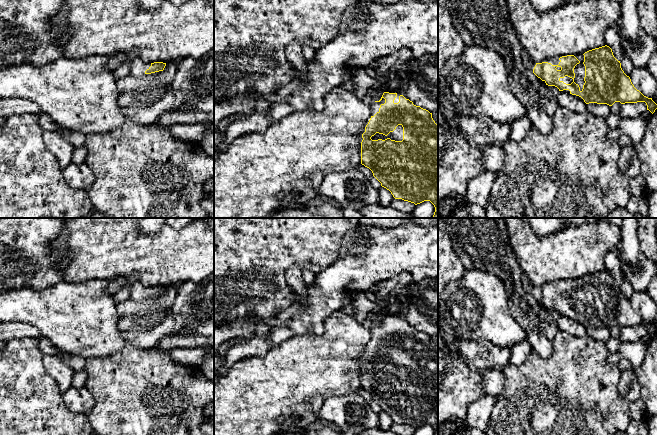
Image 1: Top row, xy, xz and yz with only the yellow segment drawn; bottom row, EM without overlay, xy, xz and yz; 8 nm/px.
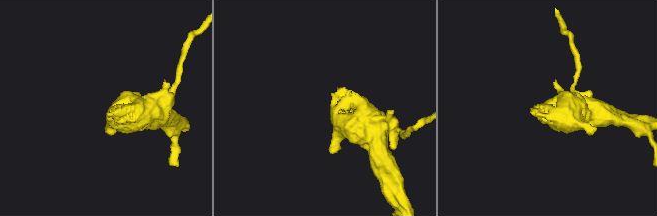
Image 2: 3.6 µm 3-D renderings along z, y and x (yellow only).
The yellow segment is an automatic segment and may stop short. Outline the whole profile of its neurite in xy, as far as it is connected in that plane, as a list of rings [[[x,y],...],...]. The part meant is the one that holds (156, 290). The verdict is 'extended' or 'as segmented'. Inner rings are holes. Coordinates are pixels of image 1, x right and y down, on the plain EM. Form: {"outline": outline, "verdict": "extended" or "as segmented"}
{"outline": [[[134,282],[130,285],[130,297],[133,300],[141,301],[145,298],[163,295],[165,290],[166,287],[163,286],[147,287],[141,282]]], "verdict": "extended"}

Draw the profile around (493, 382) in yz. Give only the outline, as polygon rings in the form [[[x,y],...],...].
[[[491,369],[482,373],[482,386],[485,395],[498,397],[505,385],[505,376],[501,370]]]

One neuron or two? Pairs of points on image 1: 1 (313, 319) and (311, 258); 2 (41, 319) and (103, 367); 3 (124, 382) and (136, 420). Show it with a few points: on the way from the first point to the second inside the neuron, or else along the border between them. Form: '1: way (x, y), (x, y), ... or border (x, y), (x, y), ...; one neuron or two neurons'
1: border (335, 260), (326, 268), (315, 273); two neurons
2: border (114, 352), (109, 355), (92, 356), (86, 359); two neurons
3: way (133, 391), (136, 394), (136, 411); one neuron

